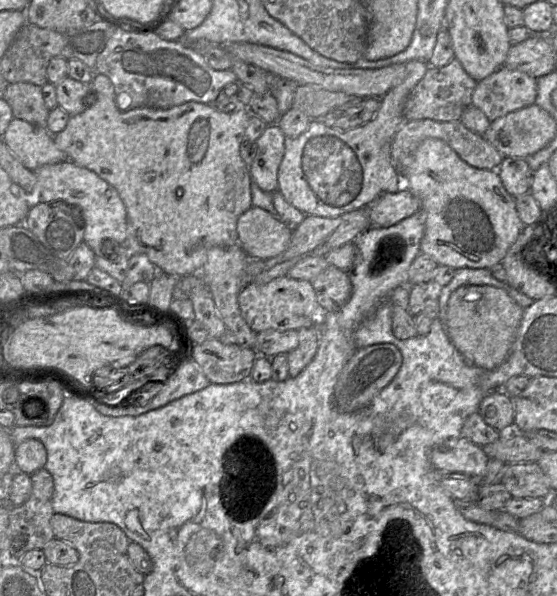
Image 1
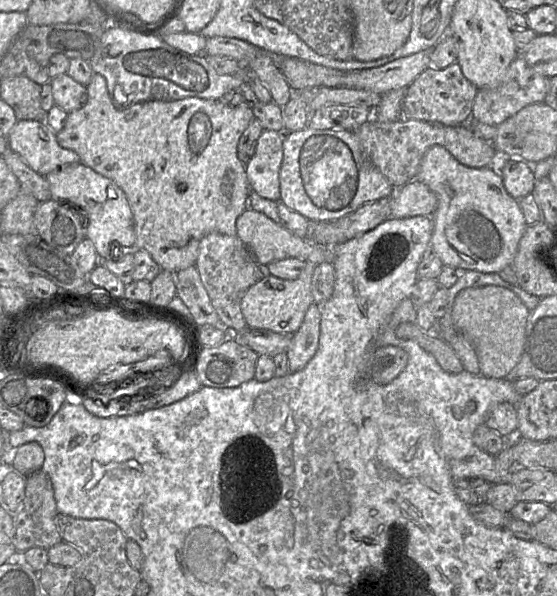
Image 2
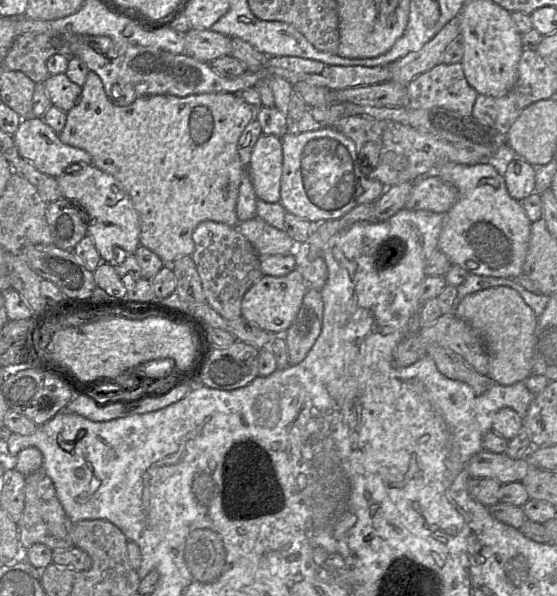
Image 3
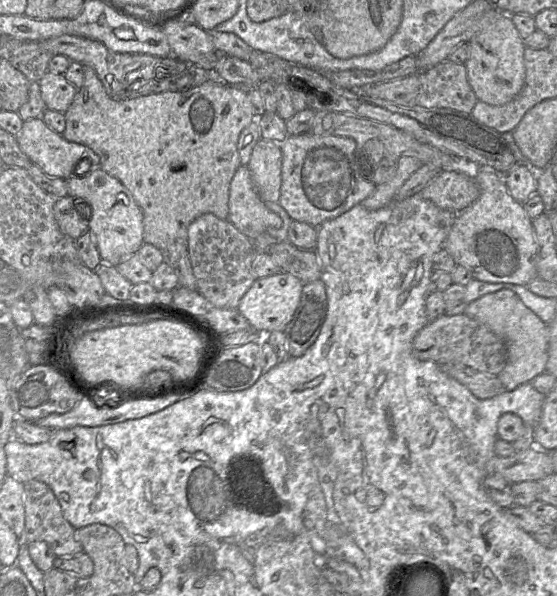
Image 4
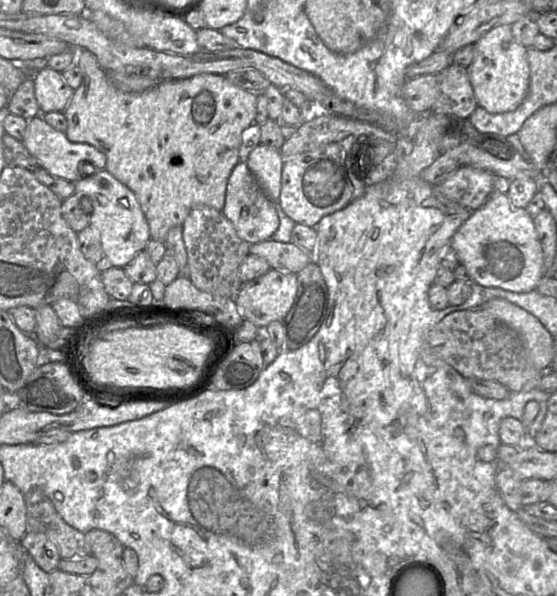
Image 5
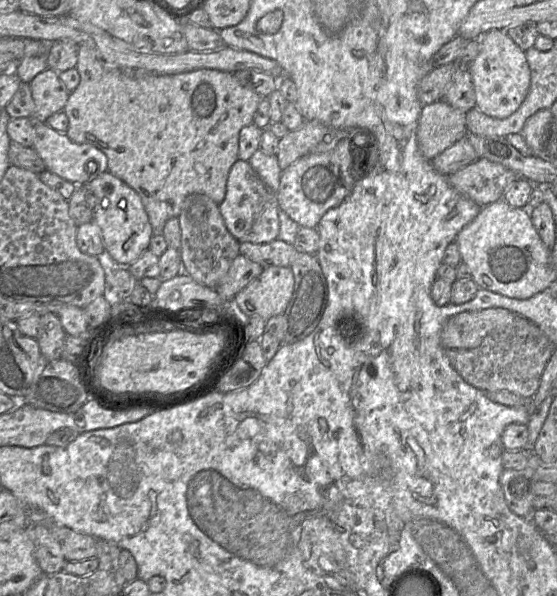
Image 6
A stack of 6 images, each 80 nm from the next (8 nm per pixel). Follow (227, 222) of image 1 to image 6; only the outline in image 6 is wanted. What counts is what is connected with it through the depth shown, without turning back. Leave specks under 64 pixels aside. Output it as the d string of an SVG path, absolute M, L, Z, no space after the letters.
M78 45L78 60L76 69L80 76L79 85L70 93L63 112L68 118L66 135L77 144L90 144L101 150L108 159L108 171L122 180L140 196L149 222L154 233L162 233L167 220L178 217L185 198L193 193L200 193L211 198L216 204L221 204L226 194L226 184L232 165L239 159L240 130L250 125L257 111L261 96L243 87L235 78L234 73L214 69L198 69L176 75L149 75L142 78L131 78L120 70L103 67L95 56L95 51L89 45Z

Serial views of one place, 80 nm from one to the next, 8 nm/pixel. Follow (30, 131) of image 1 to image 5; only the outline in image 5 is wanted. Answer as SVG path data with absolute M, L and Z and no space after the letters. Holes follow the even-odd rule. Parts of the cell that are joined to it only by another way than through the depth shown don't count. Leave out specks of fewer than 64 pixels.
M42 115L28 121L22 143L31 155L36 158L39 167L44 168L51 175L63 178L69 182L76 182L81 179L83 172L87 173L87 171L91 170L89 171L91 173L94 170L105 170L106 156L102 152L86 143L70 142L65 132L54 129L43 119ZM85 166L87 166L86 169ZM81 169L83 169L83 172Z

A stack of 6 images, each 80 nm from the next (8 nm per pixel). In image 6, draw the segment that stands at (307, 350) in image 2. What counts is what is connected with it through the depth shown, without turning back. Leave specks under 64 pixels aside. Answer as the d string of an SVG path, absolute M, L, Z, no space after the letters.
M298 250L290 268L294 275L294 291L283 313L286 321L283 343L295 343L307 337L319 324L328 304L328 284L315 255Z

